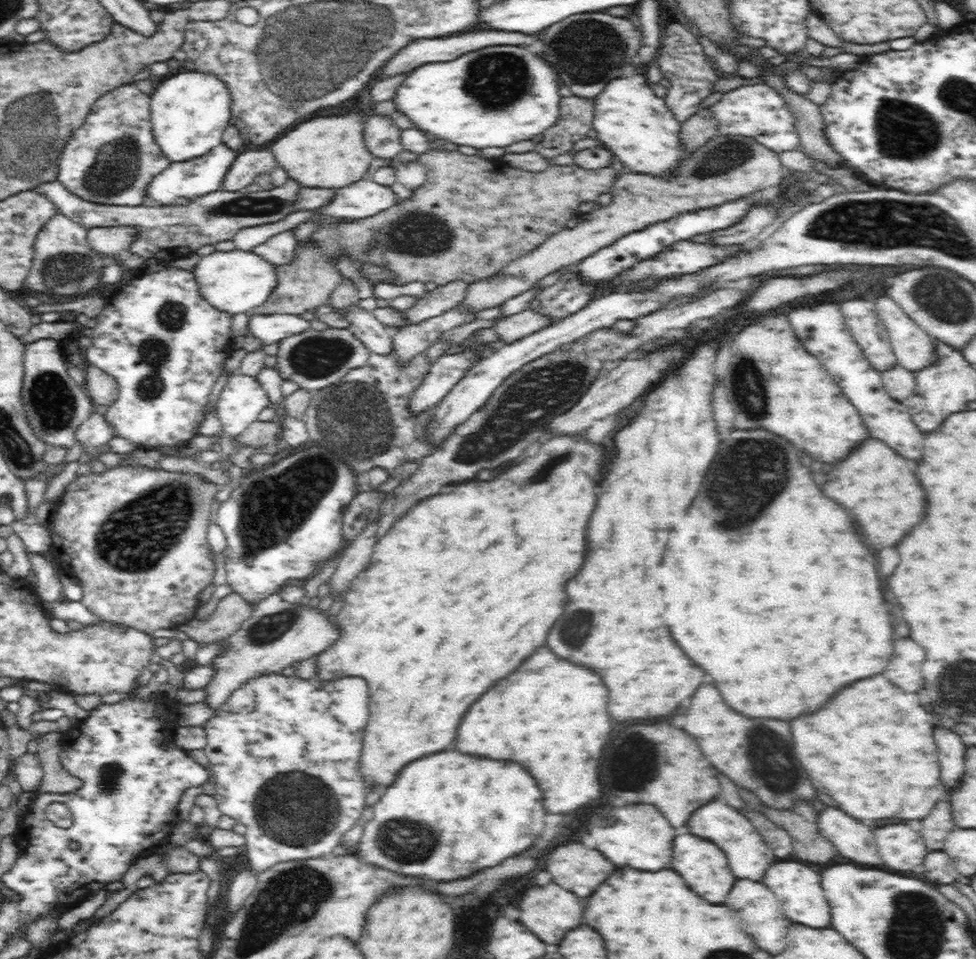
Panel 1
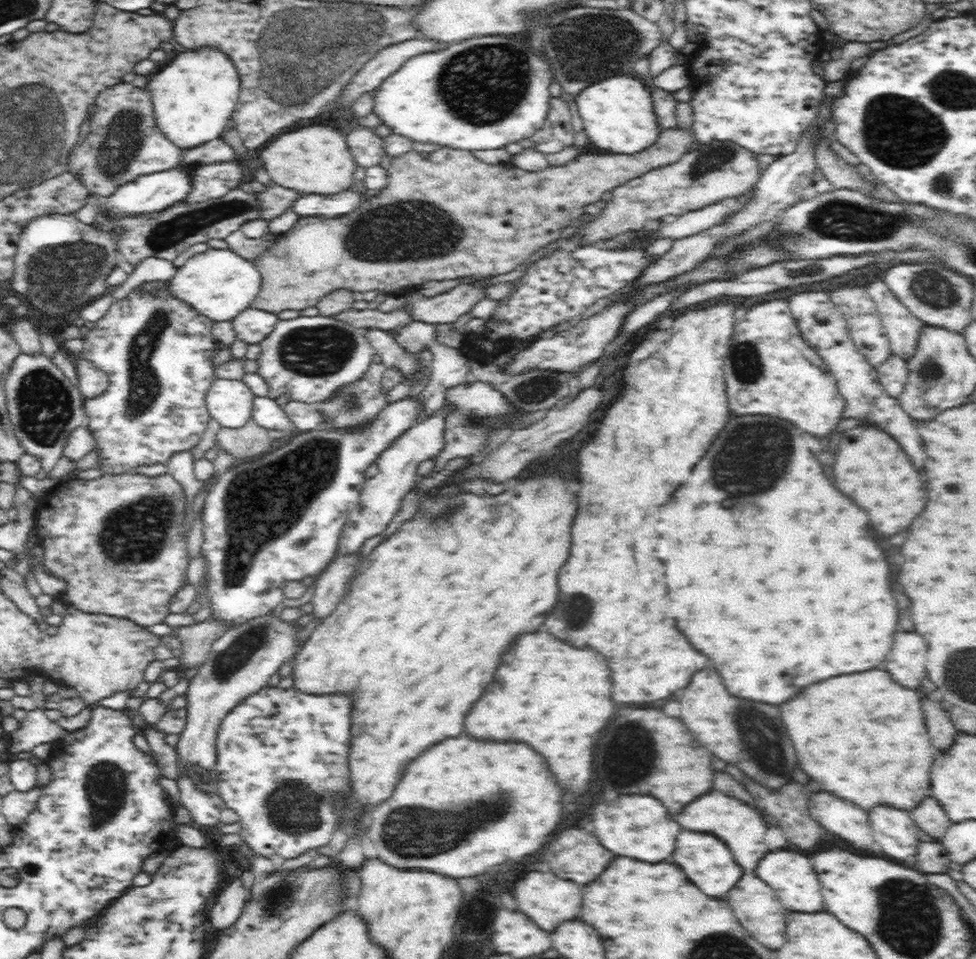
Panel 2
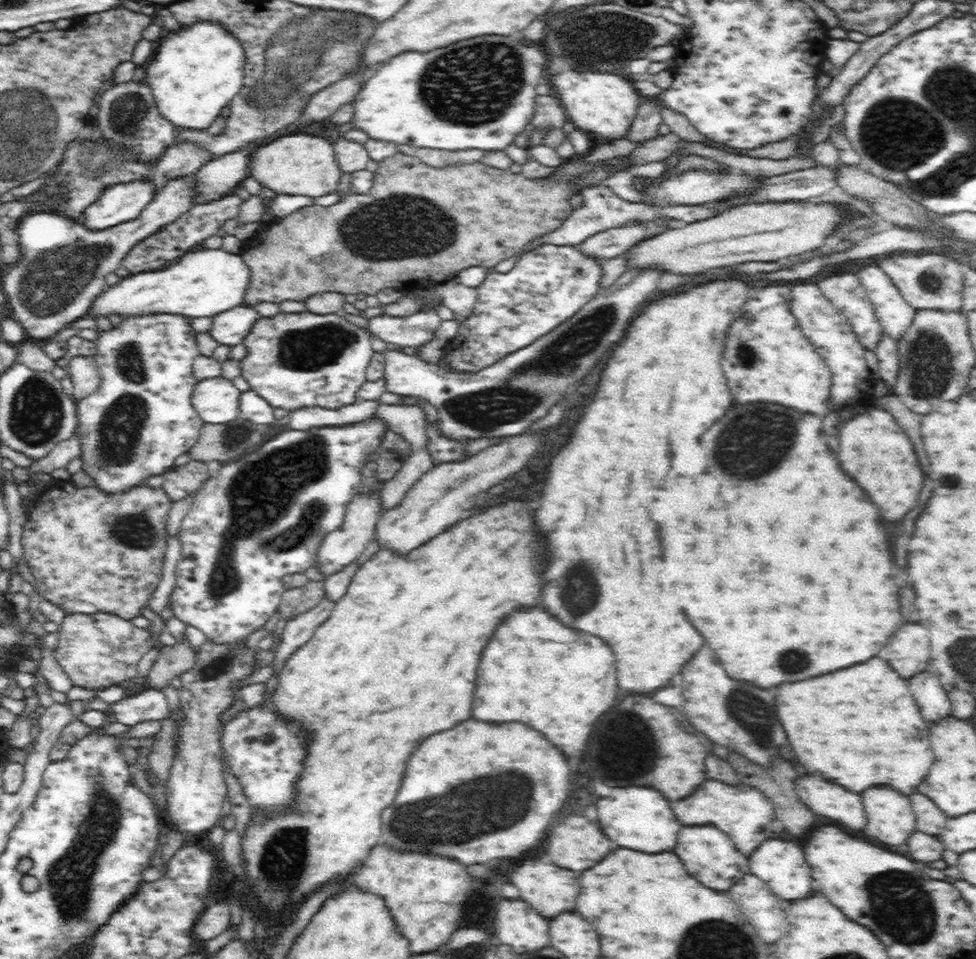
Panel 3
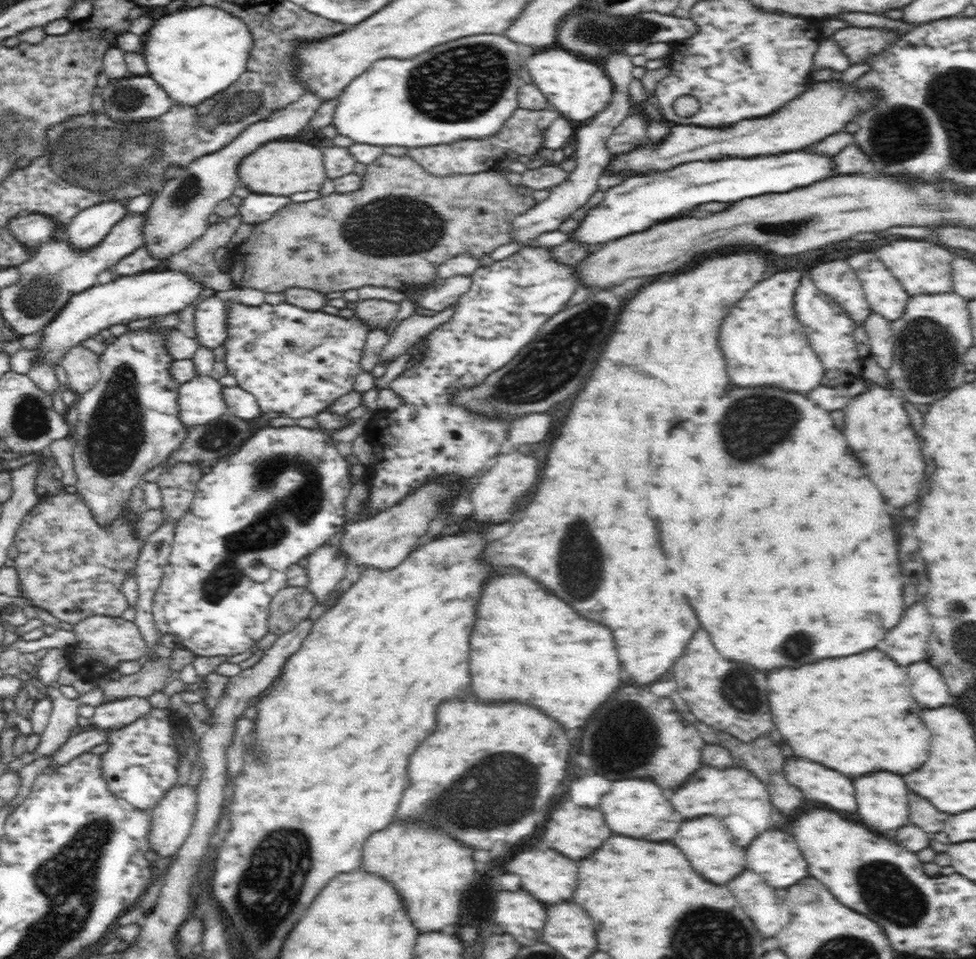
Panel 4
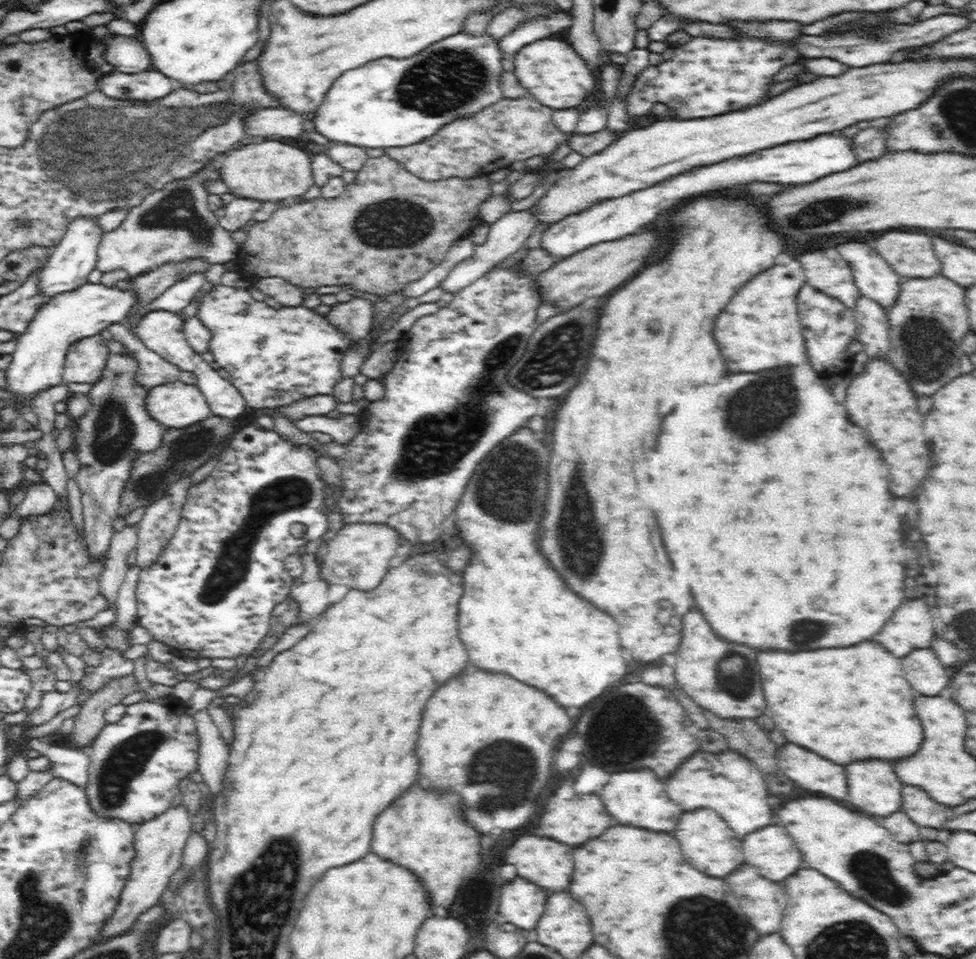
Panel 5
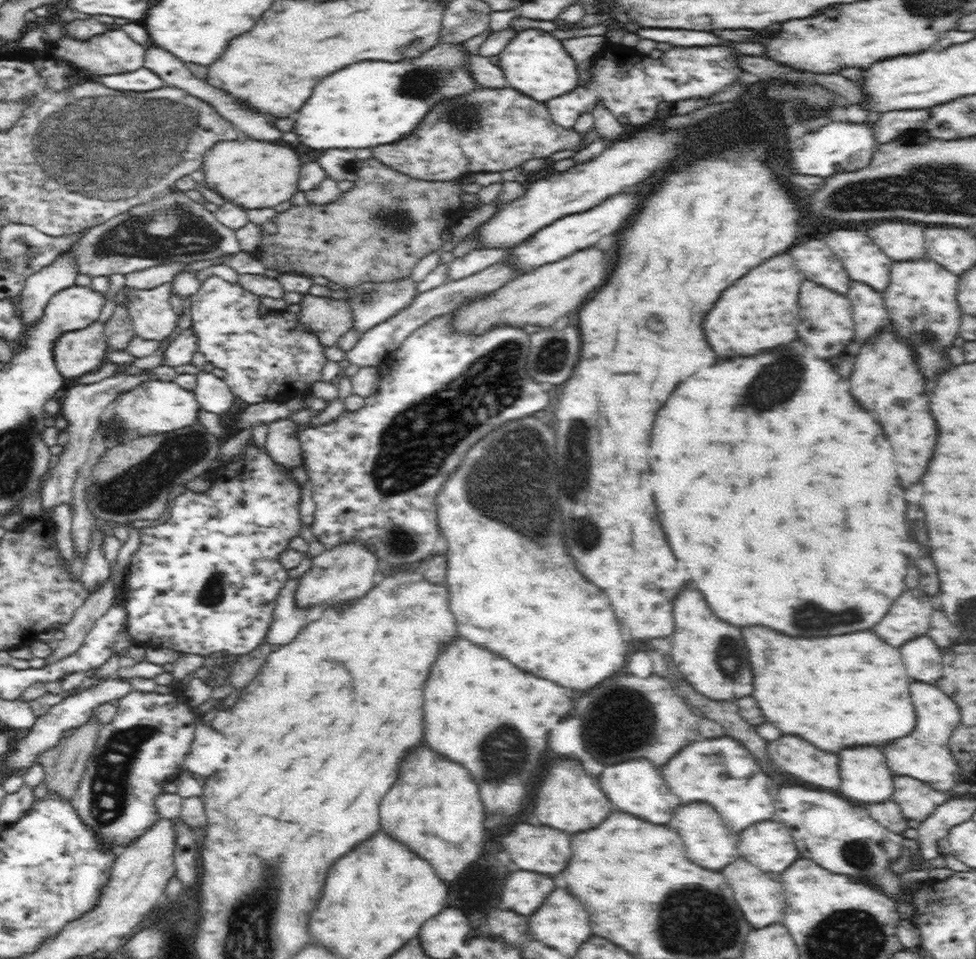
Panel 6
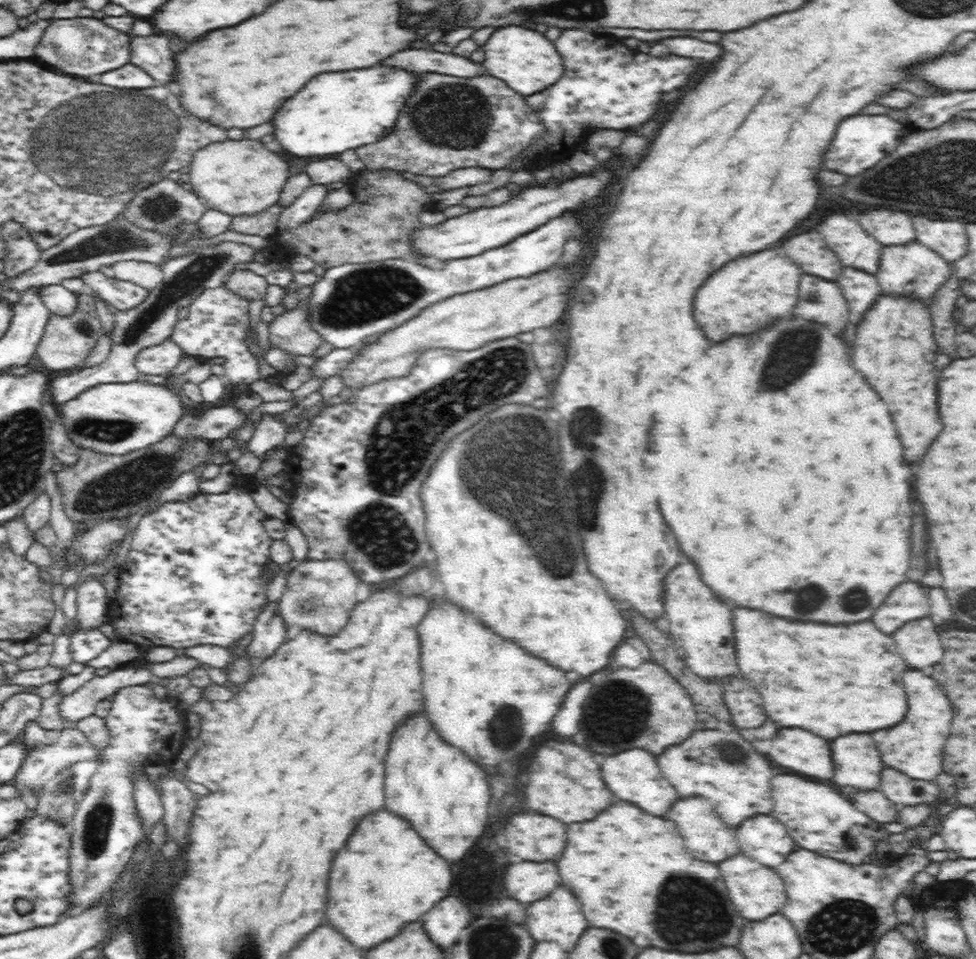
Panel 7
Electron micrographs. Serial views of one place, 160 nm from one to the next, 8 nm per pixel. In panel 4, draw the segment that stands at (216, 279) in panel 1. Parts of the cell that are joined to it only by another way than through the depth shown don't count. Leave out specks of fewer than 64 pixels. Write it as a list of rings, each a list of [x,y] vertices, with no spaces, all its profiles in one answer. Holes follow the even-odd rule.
[[[142,272],[138,276],[118,277],[110,284],[91,286],[82,293],[72,296],[65,309],[53,318],[40,332],[40,340],[33,349],[35,355],[30,366],[40,363],[52,367],[60,365],[65,354],[84,340],[96,336],[114,324],[133,325],[145,321],[148,316],[163,317],[170,312],[186,308],[202,292],[202,284],[192,281],[182,272]]]

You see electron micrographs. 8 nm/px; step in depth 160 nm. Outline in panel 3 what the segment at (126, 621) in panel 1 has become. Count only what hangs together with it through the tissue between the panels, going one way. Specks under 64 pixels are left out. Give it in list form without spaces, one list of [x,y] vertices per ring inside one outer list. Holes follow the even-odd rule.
[[[71,482],[62,486],[62,488],[54,488],[54,486],[45,487],[36,497],[34,505],[28,509],[27,520],[24,526],[22,526],[21,540],[23,557],[28,567],[30,567],[32,575],[35,577],[40,596],[57,605],[66,613],[110,613],[118,615],[124,620],[134,620],[134,618],[142,616],[146,610],[150,610],[150,596],[156,592],[156,588],[158,588],[158,584],[162,580],[162,574],[164,574],[167,540],[170,537],[167,530],[167,522],[172,506],[173,501],[163,486],[150,488],[150,486],[144,485],[144,483],[117,493],[106,493],[106,491],[103,491],[96,485],[76,488]]]

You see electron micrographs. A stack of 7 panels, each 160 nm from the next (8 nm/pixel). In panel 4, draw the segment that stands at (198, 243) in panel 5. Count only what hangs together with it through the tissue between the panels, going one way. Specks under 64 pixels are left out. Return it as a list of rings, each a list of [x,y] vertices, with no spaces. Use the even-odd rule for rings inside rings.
[[[305,93],[297,102],[274,111],[260,122],[248,125],[229,145],[194,160],[188,168],[163,182],[161,189],[152,197],[148,210],[143,213],[148,215],[148,220],[144,222],[145,242],[142,247],[148,251],[148,255],[165,262],[198,240],[210,226],[207,220],[214,212],[214,206],[234,194],[234,188],[238,186],[237,170],[248,154],[253,154],[254,150],[267,142],[285,140],[304,130],[306,122],[322,104],[323,101],[316,95]]]

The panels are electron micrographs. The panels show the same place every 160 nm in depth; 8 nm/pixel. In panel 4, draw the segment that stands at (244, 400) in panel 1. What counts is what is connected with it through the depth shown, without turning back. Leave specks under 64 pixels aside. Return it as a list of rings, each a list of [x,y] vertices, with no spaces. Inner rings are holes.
[[[209,376],[194,377],[178,386],[180,419],[189,427],[206,424],[226,415],[224,386]]]

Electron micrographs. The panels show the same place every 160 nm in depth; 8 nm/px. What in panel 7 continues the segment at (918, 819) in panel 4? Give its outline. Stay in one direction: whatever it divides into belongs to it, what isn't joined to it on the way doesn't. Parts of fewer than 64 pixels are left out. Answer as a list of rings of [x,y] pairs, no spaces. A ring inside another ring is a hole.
[[[883,766],[881,773],[881,785],[878,789],[886,795],[888,800],[893,803],[905,804],[906,806],[914,806],[914,804],[930,804],[934,800],[940,800],[936,798],[936,794],[940,792],[940,788],[936,785],[935,781],[917,780],[912,779],[910,776],[892,769],[890,766]]]

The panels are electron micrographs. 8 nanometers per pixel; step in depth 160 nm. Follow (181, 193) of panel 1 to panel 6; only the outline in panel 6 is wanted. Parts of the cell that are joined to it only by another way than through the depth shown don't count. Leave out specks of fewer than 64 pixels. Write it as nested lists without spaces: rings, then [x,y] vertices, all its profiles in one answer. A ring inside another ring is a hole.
[[[66,250],[60,254],[53,263],[42,267],[36,274],[32,274],[26,279],[22,292],[18,295],[21,313],[22,333],[25,333],[25,326],[30,326],[33,322],[38,322],[50,301],[53,294],[58,290],[74,286],[77,280],[76,252]]]

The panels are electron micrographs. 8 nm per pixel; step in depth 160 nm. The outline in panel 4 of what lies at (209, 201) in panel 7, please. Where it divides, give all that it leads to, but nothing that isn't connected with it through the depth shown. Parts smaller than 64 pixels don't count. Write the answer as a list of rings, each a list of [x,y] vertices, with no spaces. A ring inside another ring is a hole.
[[[278,140],[270,141],[248,154],[237,170],[242,179],[242,186],[252,193],[272,196],[292,196],[296,192],[318,192],[326,180],[323,157],[316,146],[302,142]]]

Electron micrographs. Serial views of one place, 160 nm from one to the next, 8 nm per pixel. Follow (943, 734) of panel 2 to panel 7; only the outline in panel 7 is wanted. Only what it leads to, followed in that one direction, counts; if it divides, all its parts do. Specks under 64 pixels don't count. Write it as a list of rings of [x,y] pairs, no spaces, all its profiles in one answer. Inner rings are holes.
[[[929,616],[902,625],[890,635],[907,666],[922,670],[940,662],[943,644],[938,627]]]

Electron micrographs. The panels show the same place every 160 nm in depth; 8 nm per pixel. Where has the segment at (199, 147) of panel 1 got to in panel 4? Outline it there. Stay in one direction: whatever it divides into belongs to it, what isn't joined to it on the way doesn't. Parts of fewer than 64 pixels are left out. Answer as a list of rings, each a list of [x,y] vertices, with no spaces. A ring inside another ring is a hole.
[[[182,6],[180,10],[164,14],[154,22],[154,26],[144,35],[143,54],[148,70],[147,74],[154,78],[159,87],[174,104],[198,106],[202,100],[210,98],[218,92],[229,89],[246,71],[250,52],[254,47],[254,38],[247,29],[247,24],[233,14],[227,13],[217,6]]]

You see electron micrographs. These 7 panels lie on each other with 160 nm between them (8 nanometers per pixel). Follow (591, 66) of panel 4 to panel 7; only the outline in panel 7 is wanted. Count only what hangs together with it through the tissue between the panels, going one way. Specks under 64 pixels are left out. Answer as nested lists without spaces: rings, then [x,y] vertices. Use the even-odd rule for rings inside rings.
[[[522,26],[497,28],[488,41],[481,46],[481,50],[484,51],[485,58],[482,65],[486,72],[502,80],[511,90],[526,99],[532,94],[549,89],[565,72],[562,58],[558,55],[553,42],[534,29]]]

